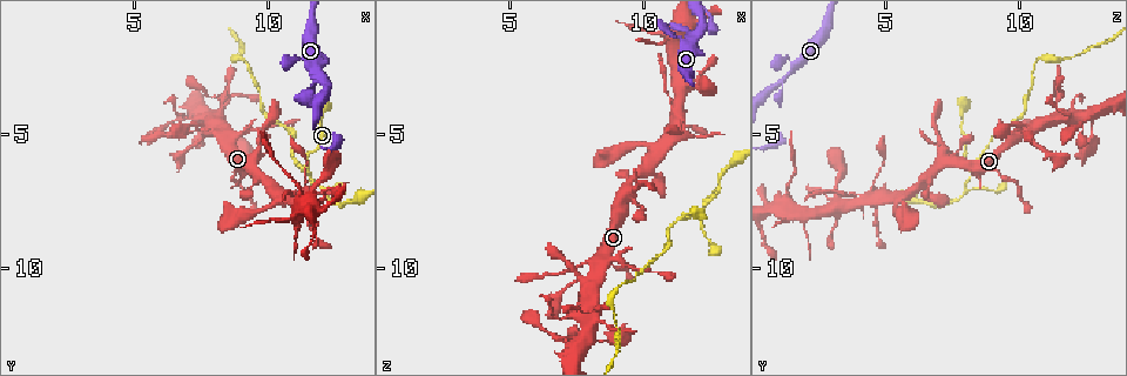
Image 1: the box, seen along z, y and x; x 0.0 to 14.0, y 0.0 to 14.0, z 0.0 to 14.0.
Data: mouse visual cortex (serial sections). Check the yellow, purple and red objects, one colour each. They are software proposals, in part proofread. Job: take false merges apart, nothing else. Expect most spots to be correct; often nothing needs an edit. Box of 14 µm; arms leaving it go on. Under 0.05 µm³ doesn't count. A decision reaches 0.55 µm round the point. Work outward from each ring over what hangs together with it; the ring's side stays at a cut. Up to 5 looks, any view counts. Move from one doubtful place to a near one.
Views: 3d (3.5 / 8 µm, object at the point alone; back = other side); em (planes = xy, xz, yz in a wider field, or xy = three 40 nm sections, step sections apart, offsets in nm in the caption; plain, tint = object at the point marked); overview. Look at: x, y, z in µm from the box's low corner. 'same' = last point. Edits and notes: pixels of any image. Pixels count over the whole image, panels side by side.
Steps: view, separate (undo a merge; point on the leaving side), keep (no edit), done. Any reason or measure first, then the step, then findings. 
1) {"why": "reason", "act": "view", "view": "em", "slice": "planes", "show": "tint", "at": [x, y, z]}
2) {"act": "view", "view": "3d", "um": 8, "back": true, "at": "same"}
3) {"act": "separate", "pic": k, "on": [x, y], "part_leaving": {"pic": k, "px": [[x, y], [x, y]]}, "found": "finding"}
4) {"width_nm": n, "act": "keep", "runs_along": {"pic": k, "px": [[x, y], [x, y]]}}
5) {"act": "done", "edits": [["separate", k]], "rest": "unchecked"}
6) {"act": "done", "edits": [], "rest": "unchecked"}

{"why": "sharp bend", "act": "view", "view": "3d", "um": 3.5, "at": [11.4, 6.2, 8.1]}

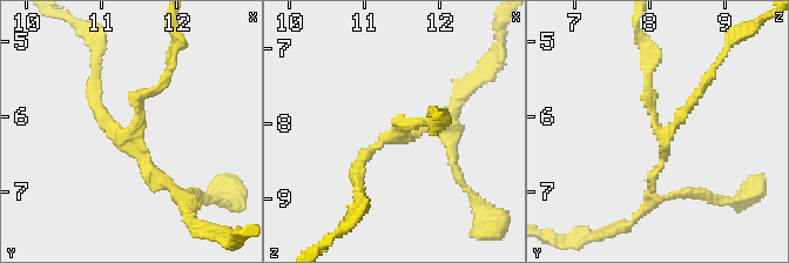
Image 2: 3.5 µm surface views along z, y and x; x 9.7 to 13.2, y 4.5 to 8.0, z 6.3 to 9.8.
{"arms": 3, "arm_widths_nm": [100, 150, 150], "why": "need the tissue", "act": "view", "view": "em", "slice": "xy", "step": 1, "show": "tint", "at": [11.35, 6.30, 8.15]}

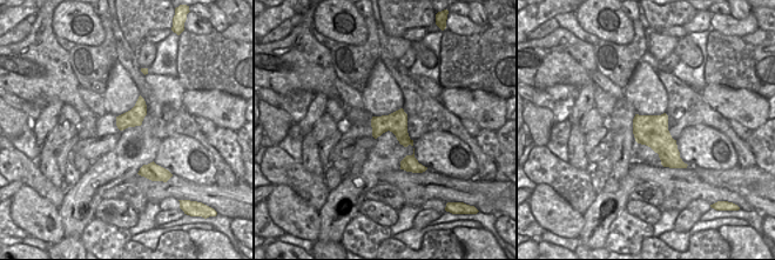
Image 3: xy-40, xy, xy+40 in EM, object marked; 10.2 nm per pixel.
{"act": "keep", "runs_along": {"pic": 2, "px": [[167, 78], [139, 100], [127, 136], [177, 194]]}, "found": "all the same cell"}

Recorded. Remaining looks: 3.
{"why": "side arm on a straight run", "act": "view", "view": "3d", "um": 3.5, "at": [12.0, 2.9, 1.3]}

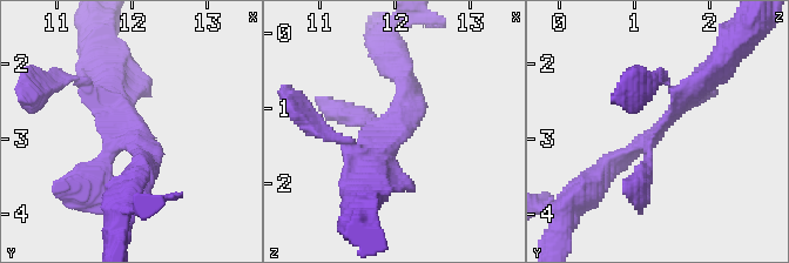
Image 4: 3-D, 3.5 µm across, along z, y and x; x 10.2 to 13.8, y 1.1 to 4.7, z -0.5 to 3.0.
{"arms": 3, "arm_widths_nm": [150, 200, 350], "why": "now the EM", "act": "view", "view": "em", "slice": "xy", "step": 5, "show": "tint", "at": [12.05, 2.85, 1.35]}

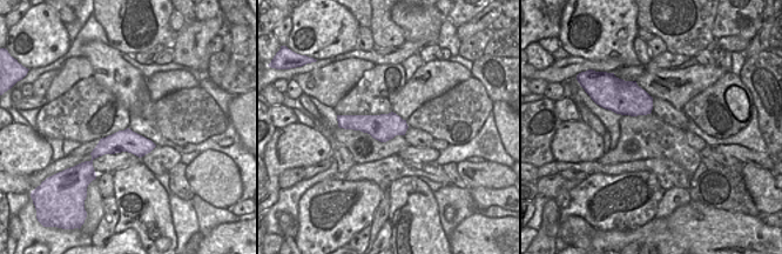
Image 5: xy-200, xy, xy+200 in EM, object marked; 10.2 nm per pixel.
{"act": "view", "view": "em", "slice": "xy", "step": 2, "show": "tint", "at": "same"}

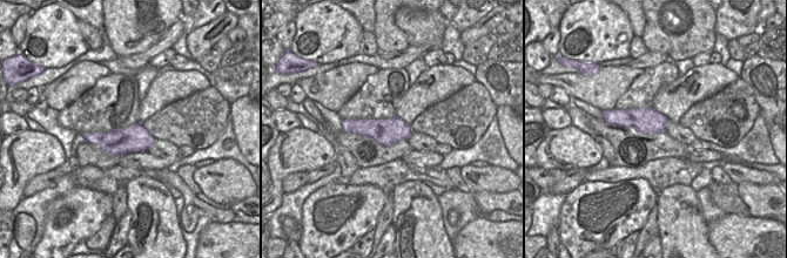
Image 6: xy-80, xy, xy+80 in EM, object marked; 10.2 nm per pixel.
{"act": "keep", "runs_along": {"pic": 4, "px": [[712, 74], [651, 139], [602, 172]]}, "found": "one cell here"}

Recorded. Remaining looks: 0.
{"act": "done", "edits": [], "rest": "unchecked"}

